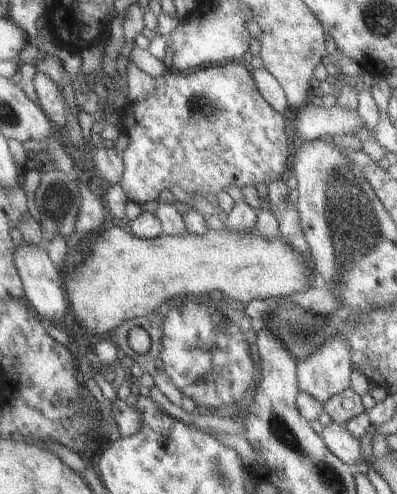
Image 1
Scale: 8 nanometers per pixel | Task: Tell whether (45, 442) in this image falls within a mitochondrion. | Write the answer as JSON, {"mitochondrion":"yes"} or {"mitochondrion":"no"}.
{"mitochondrion":"no"}

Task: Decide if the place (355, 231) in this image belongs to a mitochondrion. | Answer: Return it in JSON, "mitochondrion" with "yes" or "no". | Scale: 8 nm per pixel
{"mitochondrion":"yes"}

